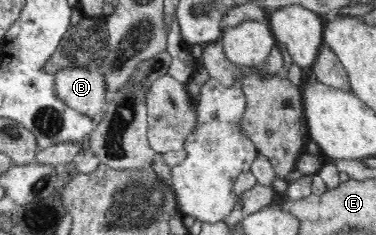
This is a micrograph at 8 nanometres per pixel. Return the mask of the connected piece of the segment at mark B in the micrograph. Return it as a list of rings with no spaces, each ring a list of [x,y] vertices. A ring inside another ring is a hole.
[[[68,67],[53,74],[55,89],[66,105],[93,120],[102,120],[110,100],[105,78],[92,67]]]

